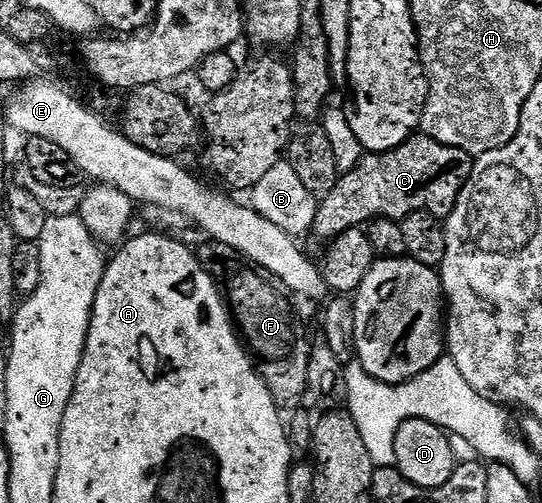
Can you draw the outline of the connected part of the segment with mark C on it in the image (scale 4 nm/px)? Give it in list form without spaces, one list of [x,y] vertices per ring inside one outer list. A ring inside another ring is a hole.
[[[423,134],[409,136],[405,144],[399,144],[389,152],[367,153],[361,156],[358,166],[354,166],[354,170],[343,173],[334,186],[334,190],[330,190],[330,194],[326,194],[319,201],[311,235],[324,240],[323,242],[331,242],[351,228],[367,226],[380,218],[401,221],[415,212],[429,212],[435,216],[446,218],[454,210],[466,182],[472,176],[473,163],[474,157],[466,150],[446,146]]]

